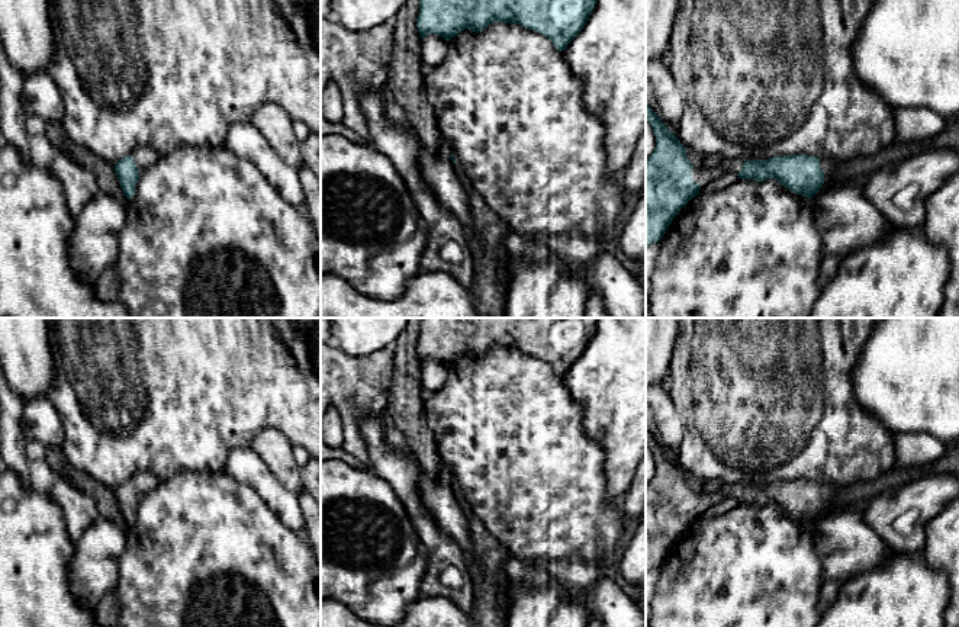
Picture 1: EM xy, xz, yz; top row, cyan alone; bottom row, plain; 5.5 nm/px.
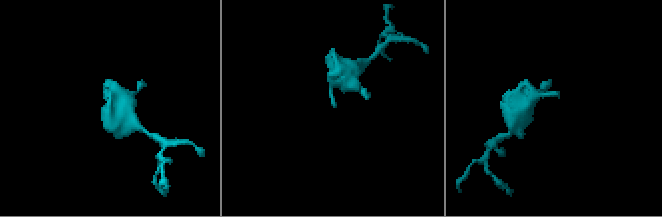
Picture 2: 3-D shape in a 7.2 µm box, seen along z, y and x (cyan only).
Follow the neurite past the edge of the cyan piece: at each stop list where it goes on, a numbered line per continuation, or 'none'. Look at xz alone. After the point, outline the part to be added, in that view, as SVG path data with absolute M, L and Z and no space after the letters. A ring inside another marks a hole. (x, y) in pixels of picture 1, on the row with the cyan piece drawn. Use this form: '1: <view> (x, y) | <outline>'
none

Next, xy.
1: xy (142, 157) | M138 148L131 155L133 157L133 161L138 167L139 176L151 163L157 160L157 154L152 152L149 148Z

